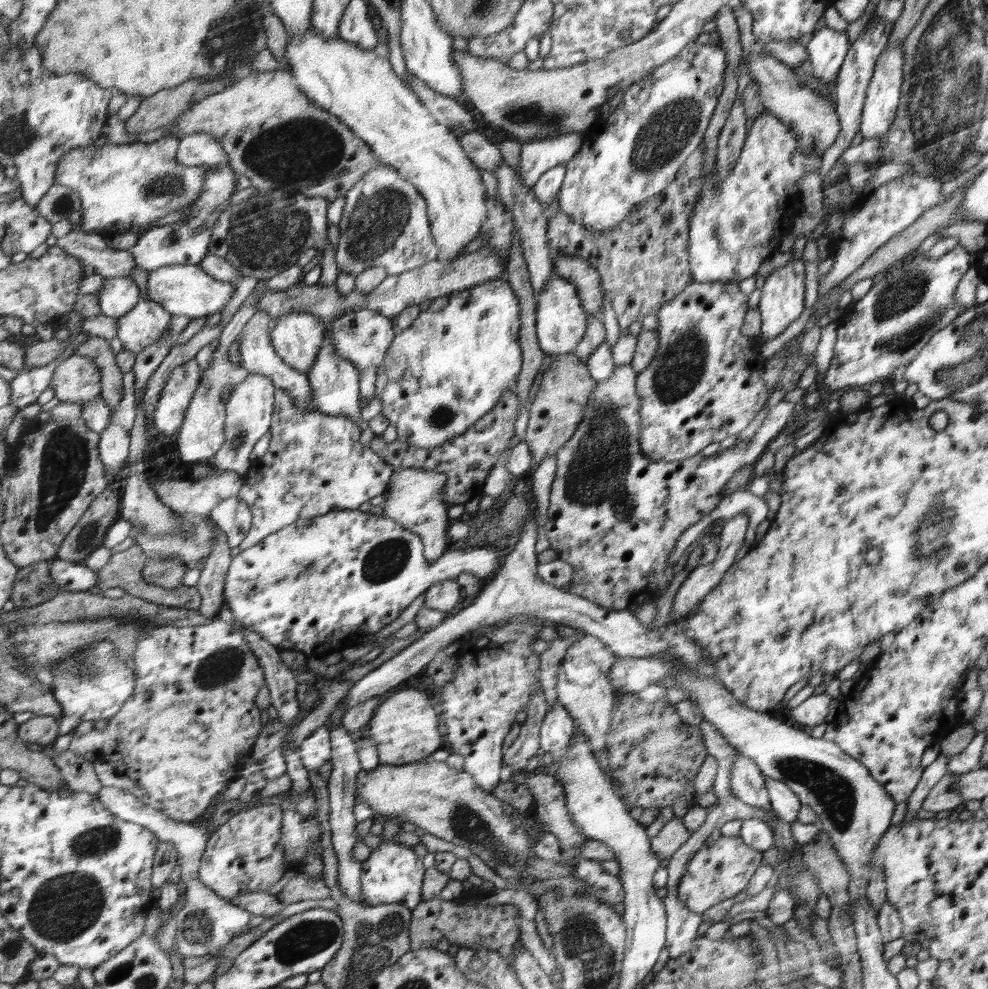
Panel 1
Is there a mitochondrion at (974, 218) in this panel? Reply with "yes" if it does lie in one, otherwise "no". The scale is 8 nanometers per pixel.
no

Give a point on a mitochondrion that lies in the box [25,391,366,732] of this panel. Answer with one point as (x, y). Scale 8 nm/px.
(66, 455)

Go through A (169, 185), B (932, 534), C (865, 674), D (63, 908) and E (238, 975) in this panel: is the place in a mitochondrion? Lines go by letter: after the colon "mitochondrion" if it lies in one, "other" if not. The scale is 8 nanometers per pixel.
A: mitochondrion
B: mitochondrion
C: other
D: mitochondrion
E: other

